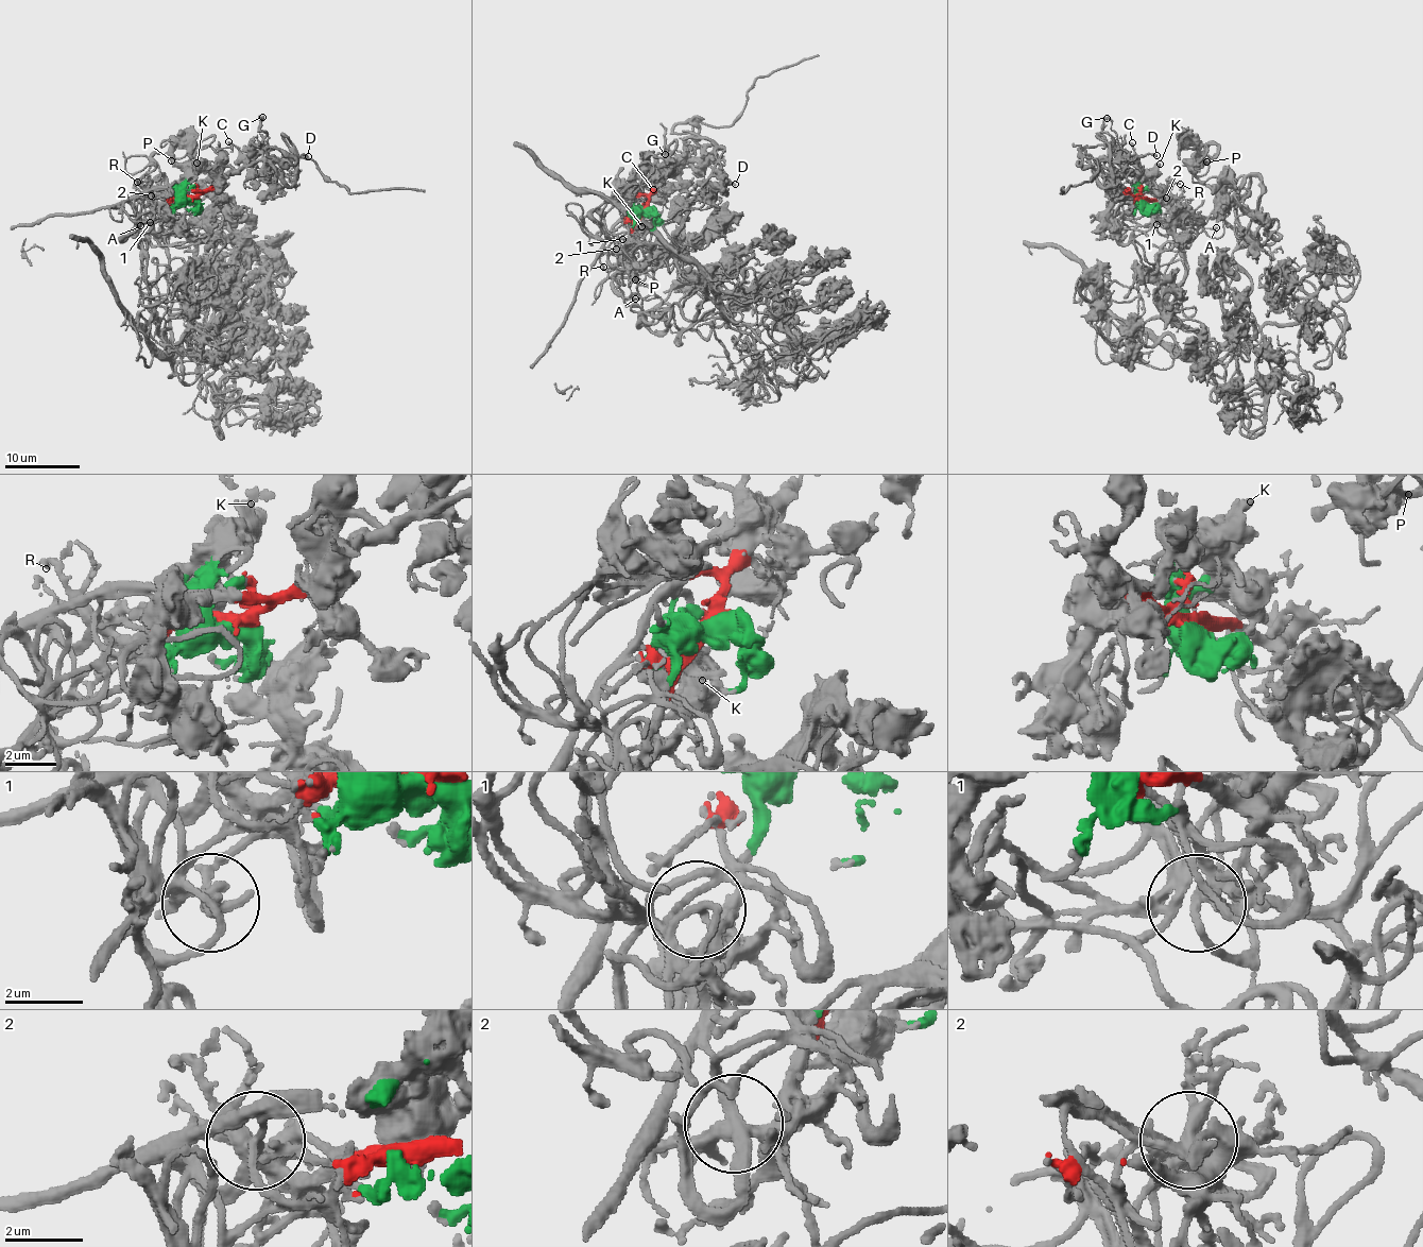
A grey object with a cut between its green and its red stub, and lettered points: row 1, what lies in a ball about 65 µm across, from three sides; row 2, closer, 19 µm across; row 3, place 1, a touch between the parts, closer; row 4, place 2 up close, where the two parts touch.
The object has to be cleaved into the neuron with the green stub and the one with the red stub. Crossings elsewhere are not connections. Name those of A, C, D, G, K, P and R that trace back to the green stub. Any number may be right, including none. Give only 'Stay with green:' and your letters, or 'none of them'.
Stay with green: A, K, P

